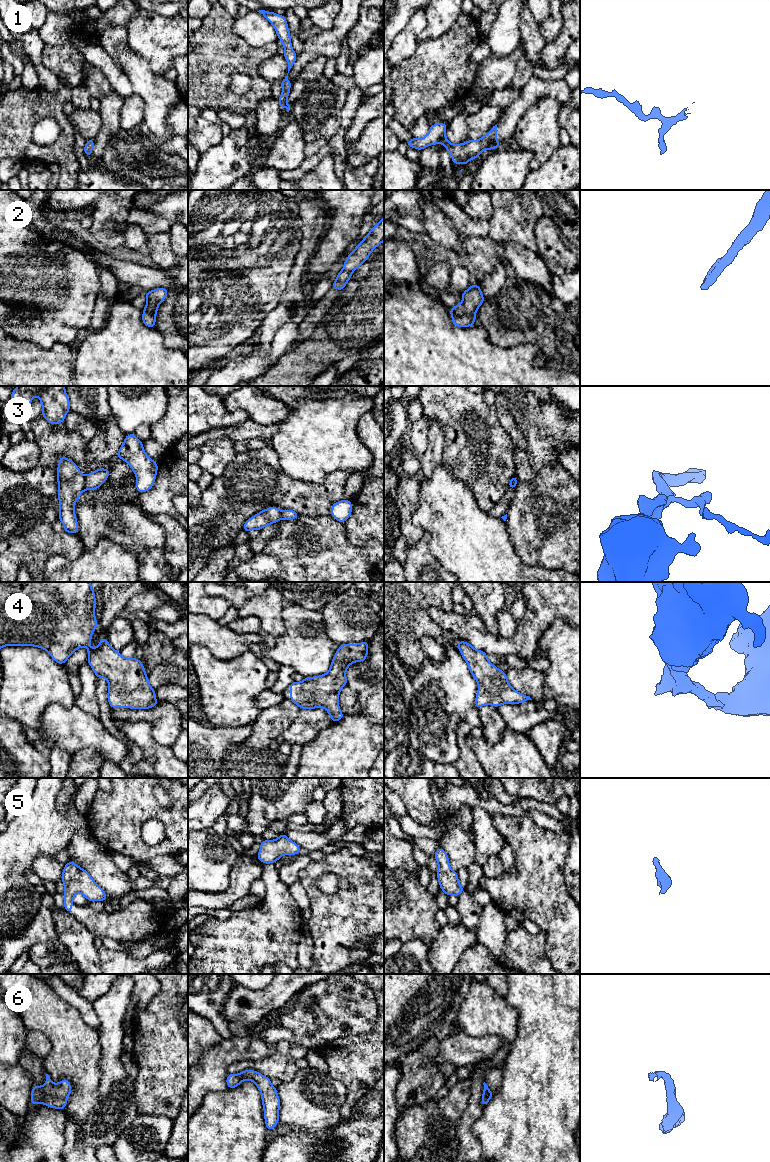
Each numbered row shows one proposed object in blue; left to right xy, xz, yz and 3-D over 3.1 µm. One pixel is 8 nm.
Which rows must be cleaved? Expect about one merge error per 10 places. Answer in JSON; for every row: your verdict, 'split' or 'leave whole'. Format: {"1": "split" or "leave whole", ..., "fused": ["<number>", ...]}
{"1": "leave whole", "2": "leave whole", "3": "split", "4": "leave whole", "5": "leave whole", "6": "leave whole", "fused": ["3"]}

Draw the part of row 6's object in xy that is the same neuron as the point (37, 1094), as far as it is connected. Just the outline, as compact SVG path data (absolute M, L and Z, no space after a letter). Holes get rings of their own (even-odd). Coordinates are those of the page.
M46 1074L46 1083L42 1086L33 1084L30 1102L34 1105L43 1103L44 1105L64 1109L67 1105L68 1096L71 1094L71 1083L64 1079L54 1084L48 1074Z

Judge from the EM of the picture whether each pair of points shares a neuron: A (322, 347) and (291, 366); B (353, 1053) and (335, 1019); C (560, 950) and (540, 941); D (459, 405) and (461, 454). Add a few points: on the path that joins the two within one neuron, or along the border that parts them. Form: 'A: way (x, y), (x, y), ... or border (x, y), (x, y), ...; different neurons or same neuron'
A: way (314, 349), (305, 353), (299, 359); same neuron
B: border (368, 1033), (341, 1036), (327, 1042), (323, 1046); different neurons
C: border (540, 930), (545, 933), (545, 956), (551, 963); different neurons
D: way (459, 417), (461, 419), (461, 442); same neuron

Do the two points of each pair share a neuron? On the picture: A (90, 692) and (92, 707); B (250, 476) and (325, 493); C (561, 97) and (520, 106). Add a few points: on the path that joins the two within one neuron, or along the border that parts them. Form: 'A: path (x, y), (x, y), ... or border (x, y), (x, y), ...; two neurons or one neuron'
A: path (90, 696), (90, 703); one neuron
B: path (269, 486), (284, 493), (306, 493); one neuron
C: path (551, 91), (535, 91), (530, 96); one neuron

